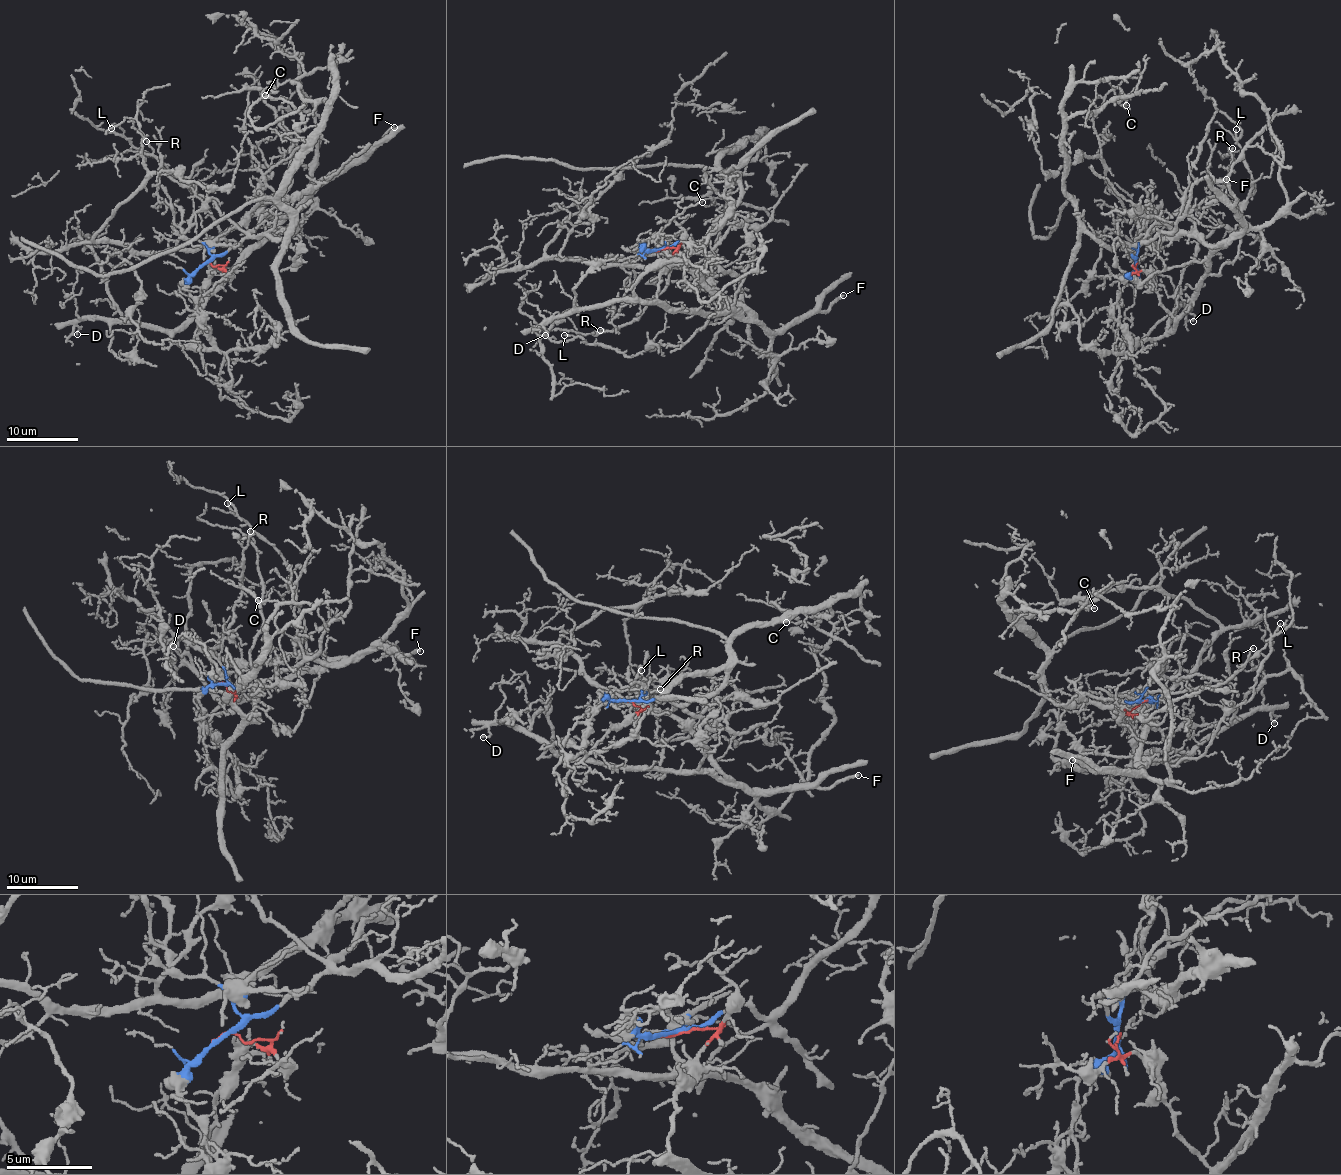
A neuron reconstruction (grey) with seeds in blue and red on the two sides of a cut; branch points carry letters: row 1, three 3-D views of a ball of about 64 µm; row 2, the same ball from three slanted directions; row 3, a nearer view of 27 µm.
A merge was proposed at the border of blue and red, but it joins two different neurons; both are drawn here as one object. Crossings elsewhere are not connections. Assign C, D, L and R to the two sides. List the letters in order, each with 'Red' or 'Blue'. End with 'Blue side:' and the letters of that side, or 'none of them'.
C: Blue
D: Red
L: Red
R: Blue
Blue side: C, R

